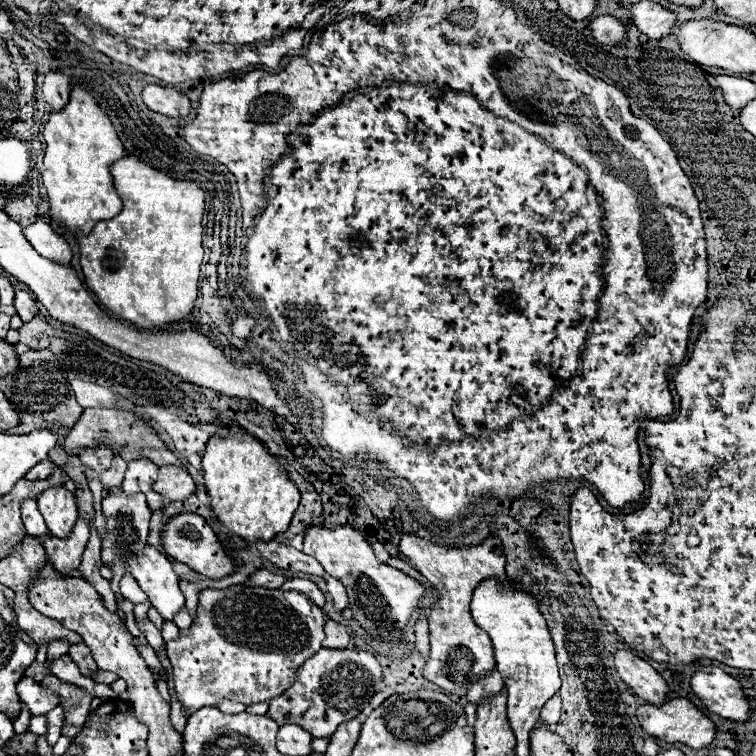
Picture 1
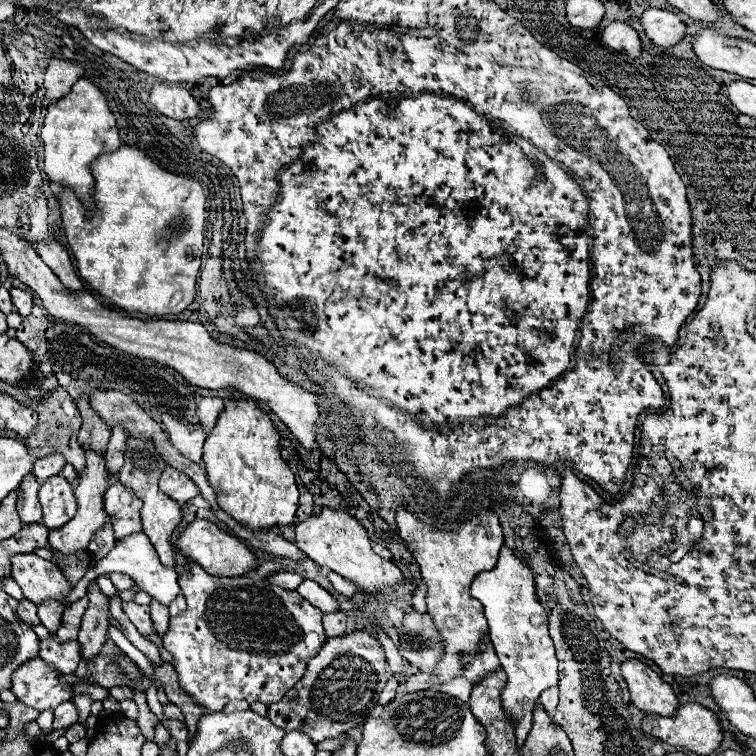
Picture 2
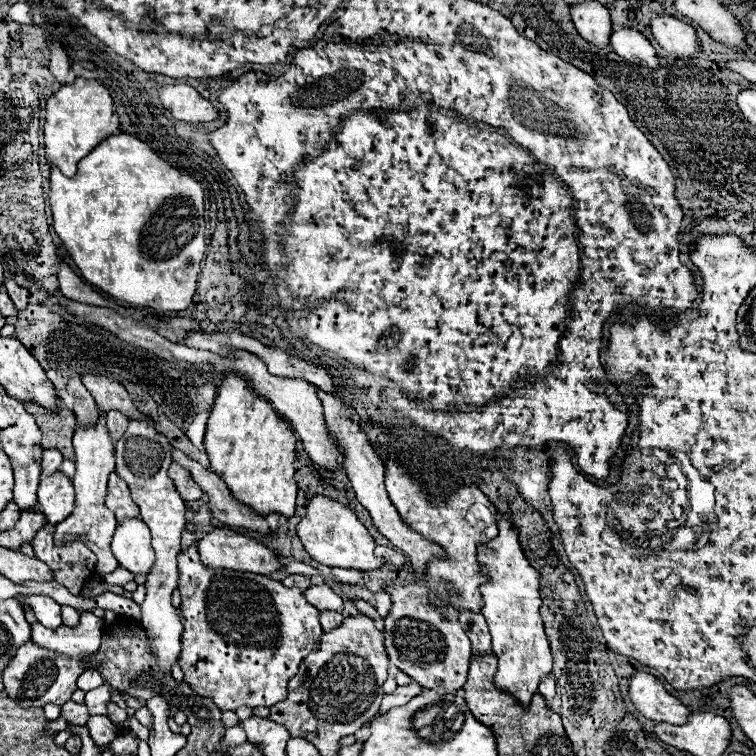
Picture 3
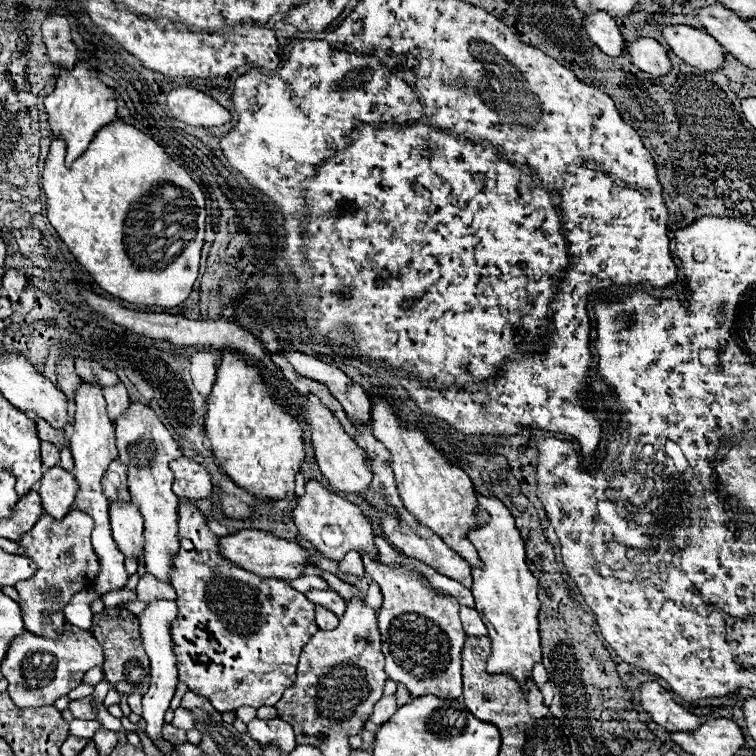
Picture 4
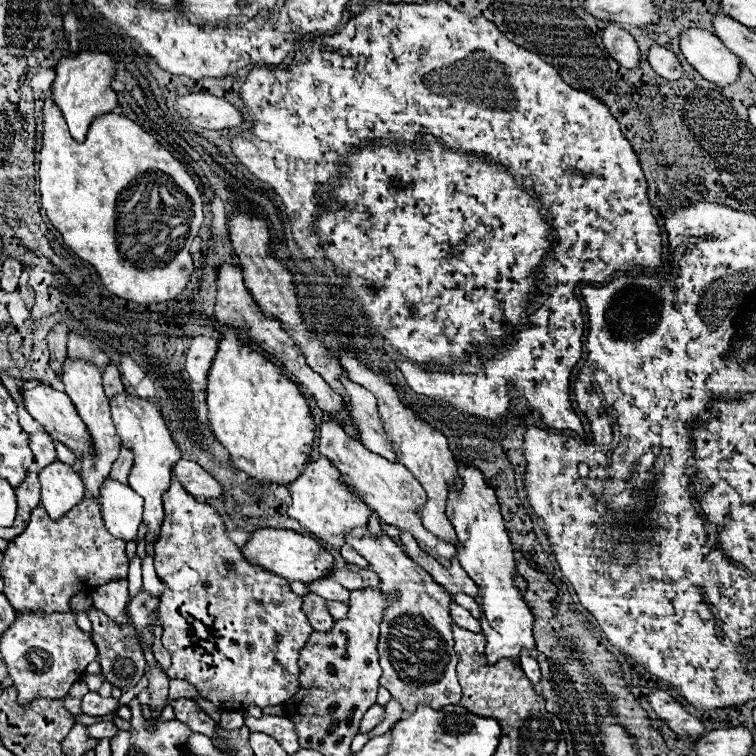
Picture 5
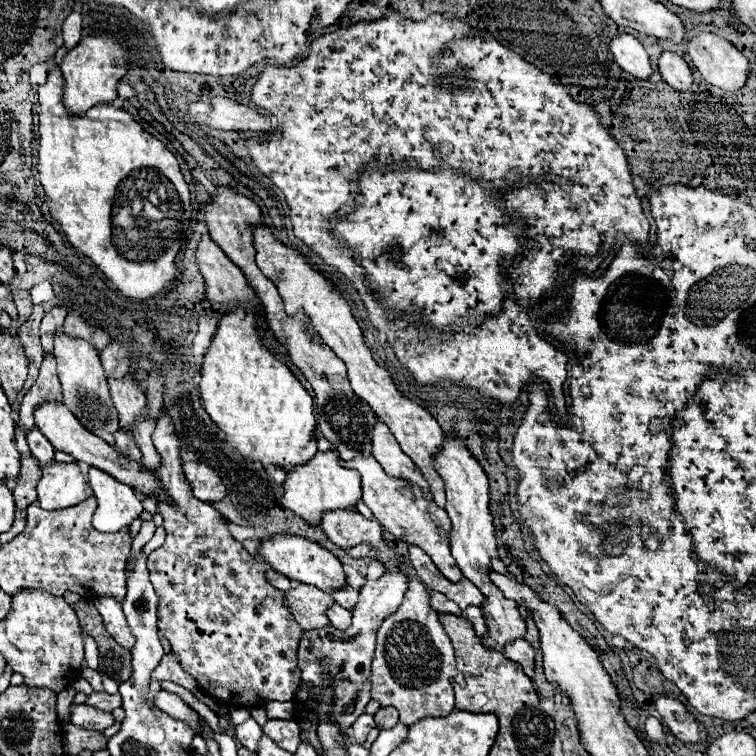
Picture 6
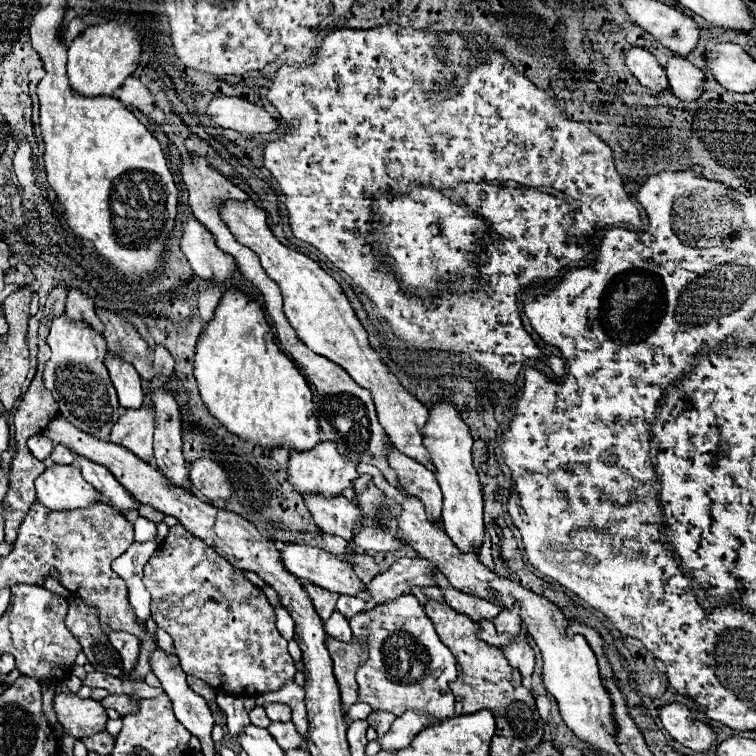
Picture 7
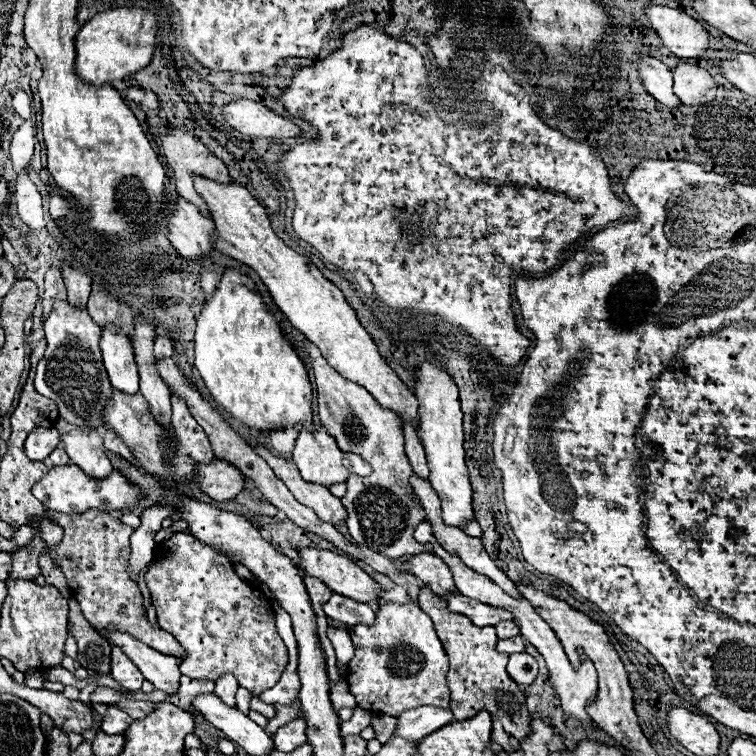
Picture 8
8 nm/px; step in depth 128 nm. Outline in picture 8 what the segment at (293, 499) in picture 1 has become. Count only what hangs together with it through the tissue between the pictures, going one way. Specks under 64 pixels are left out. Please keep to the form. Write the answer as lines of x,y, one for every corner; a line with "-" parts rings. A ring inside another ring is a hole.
226,270
220,286
214,296
204,304
202,314
196,326
196,358
194,366
198,368
204,386
210,390
210,398
222,406
232,418
242,422
248,428
256,428
260,432
272,432
278,428
308,428
314,430
312,424
312,386
308,380
308,372
296,354
290,340
286,340
278,320
272,312
268,312
262,296
254,290
250,278
242,276
236,270

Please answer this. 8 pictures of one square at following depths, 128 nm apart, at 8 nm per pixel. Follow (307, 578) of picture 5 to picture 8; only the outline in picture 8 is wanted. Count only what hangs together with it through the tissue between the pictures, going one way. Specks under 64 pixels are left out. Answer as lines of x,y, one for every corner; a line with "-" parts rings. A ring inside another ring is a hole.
300,548
300,570
322,580
332,592
370,602
378,598
380,584
376,584
352,560
322,548

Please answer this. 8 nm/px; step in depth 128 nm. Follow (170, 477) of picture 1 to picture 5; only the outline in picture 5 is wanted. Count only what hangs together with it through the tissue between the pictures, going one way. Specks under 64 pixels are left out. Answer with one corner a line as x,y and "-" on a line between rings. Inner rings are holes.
184,458
178,460
172,468
172,474
182,484
182,488
198,500
220,498
222,494
220,484
192,460
184,460

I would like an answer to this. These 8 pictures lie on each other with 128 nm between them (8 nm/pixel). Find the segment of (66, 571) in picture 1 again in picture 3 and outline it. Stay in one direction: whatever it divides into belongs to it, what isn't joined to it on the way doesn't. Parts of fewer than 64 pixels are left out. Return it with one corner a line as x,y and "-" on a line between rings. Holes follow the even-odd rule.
100,410
100,422
92,428
76,428
74,434
74,450
76,450
76,476
72,478
76,488
76,508
74,512
56,526
54,542
56,546
64,546
68,542
82,540
98,559
95,570
100,577
105,577
112,570
116,570
116,558
110,552
110,540
116,530
114,514
104,506
108,476
114,470
114,446
108,438
108,430
104,424
104,412

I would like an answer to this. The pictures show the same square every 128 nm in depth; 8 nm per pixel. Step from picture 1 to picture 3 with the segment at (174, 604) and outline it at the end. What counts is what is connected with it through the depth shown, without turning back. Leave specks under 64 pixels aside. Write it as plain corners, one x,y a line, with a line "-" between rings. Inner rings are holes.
128,518
128,522
118,524
112,538
112,552
118,564
132,574
148,576
156,560
150,546
150,530
140,518
-
61,606
61,615
63,625
76,627
79,624
80,613
70,606

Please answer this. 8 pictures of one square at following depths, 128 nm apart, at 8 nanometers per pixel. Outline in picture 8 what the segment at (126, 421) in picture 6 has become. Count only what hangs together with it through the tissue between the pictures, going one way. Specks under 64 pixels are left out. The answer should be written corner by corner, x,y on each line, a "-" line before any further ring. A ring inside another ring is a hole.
110,326
102,330
100,348
112,386
124,394
138,394
138,368
130,340

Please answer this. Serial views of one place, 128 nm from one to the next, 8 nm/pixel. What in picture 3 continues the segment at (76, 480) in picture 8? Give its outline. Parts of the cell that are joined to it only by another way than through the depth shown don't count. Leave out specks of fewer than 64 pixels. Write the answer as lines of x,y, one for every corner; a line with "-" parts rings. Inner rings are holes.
56,472
40,480
38,486
40,510
46,516
48,524
60,524
74,510
74,486
72,480
62,472

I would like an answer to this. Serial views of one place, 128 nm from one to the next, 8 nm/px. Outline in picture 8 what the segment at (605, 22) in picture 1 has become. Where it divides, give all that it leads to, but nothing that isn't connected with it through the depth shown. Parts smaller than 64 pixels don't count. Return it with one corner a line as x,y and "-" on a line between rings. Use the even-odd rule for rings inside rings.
678,64
676,68
672,68
672,76
674,76
674,94
686,106
704,104
716,96
716,84
712,76
700,66
-
712,88
714,94
710,92

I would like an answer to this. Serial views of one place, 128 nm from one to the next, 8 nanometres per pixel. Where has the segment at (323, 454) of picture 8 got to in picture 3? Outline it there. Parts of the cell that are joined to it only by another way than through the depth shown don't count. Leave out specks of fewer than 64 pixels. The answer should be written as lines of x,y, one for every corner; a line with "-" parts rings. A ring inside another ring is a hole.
314,496
310,504
306,506
306,516
298,522
296,532
300,536
300,542
304,544
304,550
320,564
330,566
330,568
352,568
358,572
368,572
368,570
378,570
386,564
384,558
374,556
374,540
364,528
364,524
356,518
356,514
326,498
326,496

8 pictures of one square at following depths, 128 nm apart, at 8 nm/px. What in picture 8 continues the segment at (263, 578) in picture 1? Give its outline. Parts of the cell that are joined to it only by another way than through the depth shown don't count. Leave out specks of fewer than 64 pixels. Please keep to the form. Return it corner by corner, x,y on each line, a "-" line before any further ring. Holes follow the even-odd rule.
332,594
332,598
324,604
324,612
328,618
344,622
348,626
374,622
374,610
368,604
350,600
340,594

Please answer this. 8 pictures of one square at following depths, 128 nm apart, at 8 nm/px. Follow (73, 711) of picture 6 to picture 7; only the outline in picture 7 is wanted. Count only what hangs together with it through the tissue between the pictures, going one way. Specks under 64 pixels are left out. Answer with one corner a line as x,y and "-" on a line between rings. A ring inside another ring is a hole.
56,694
54,712
66,734
74,738
86,738
106,730
106,710
96,700
80,700
76,694

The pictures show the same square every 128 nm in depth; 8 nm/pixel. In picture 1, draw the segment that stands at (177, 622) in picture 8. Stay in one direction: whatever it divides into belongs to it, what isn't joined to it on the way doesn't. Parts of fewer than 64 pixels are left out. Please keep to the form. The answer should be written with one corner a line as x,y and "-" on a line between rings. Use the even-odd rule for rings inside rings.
234,584
224,590
202,590
200,592
200,602
198,602
198,616
188,630
180,630
180,638
166,642
166,652
168,658
172,660
172,678
174,678
174,694
176,700
182,704
186,714
194,714
200,710
200,706
216,706
222,698
230,698
242,704
256,704
256,702
268,702
270,698
280,696
288,686
292,686
296,678
296,670
306,662
306,658
312,658
322,646
320,642
325,637
324,633
325,618
321,608
316,606
312,600
308,600
300,592
282,592
282,590
268,590
268,588
250,588
244,584

